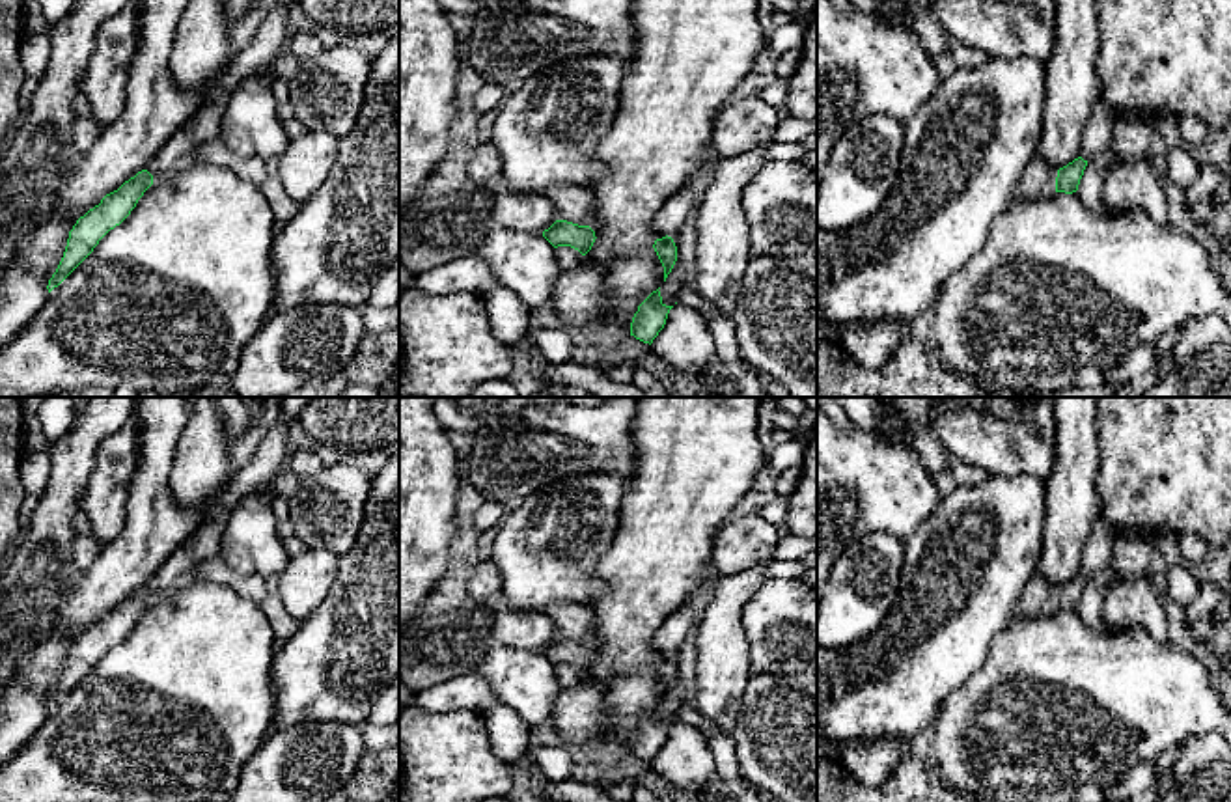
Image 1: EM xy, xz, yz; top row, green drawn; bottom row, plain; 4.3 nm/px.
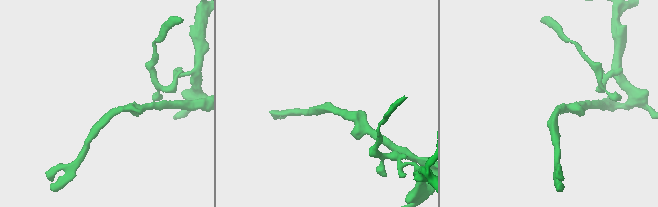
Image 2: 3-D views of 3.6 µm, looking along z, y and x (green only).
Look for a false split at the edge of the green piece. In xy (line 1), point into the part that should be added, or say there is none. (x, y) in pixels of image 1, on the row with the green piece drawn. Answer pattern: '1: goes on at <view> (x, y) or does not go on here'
1: does not go on here

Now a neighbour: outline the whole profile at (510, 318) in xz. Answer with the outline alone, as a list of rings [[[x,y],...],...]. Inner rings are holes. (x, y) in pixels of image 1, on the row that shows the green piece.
[[[504,285],[487,291],[483,302],[492,336],[513,349],[528,334],[532,308]]]

